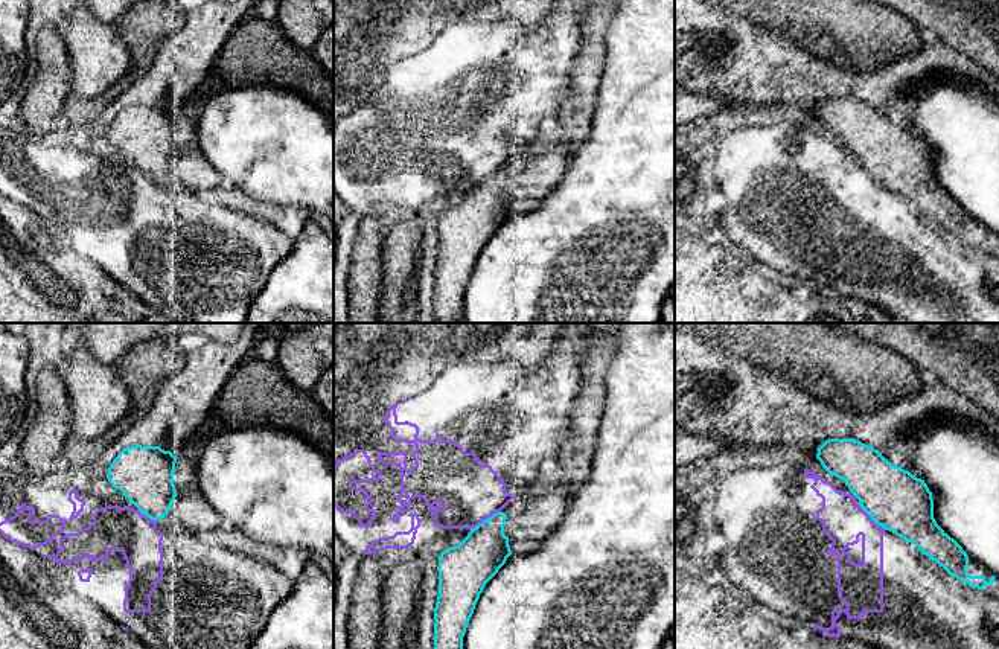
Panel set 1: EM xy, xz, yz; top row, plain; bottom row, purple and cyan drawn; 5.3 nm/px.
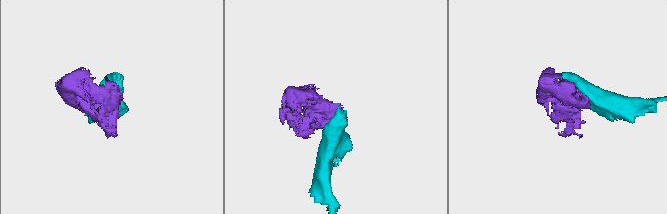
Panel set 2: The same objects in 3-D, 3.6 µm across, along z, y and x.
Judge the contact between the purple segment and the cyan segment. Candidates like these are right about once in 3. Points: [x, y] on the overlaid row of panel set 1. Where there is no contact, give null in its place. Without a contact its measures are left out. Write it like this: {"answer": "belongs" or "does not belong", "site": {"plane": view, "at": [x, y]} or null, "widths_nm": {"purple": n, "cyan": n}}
{"answer": "does not belong", "site": {"plane": "xz", "at": [485, 518]}, "widths_nm": {"purple": 320, "cyan": 240}}

